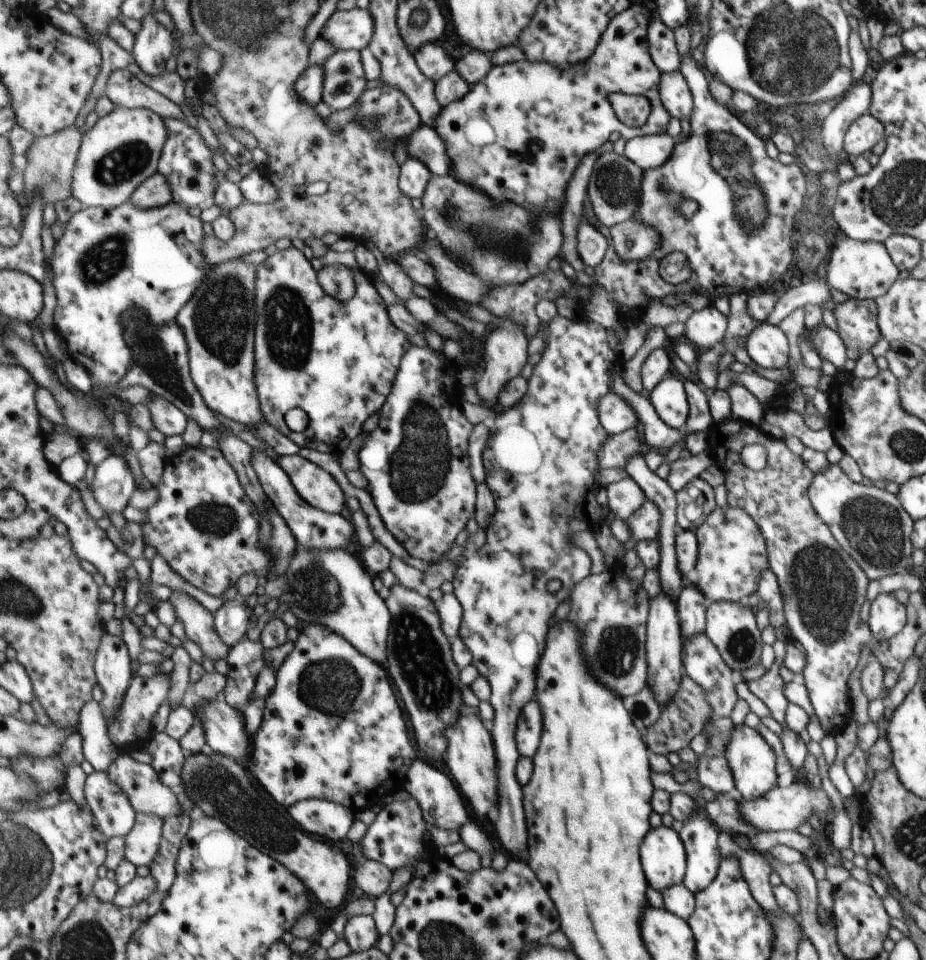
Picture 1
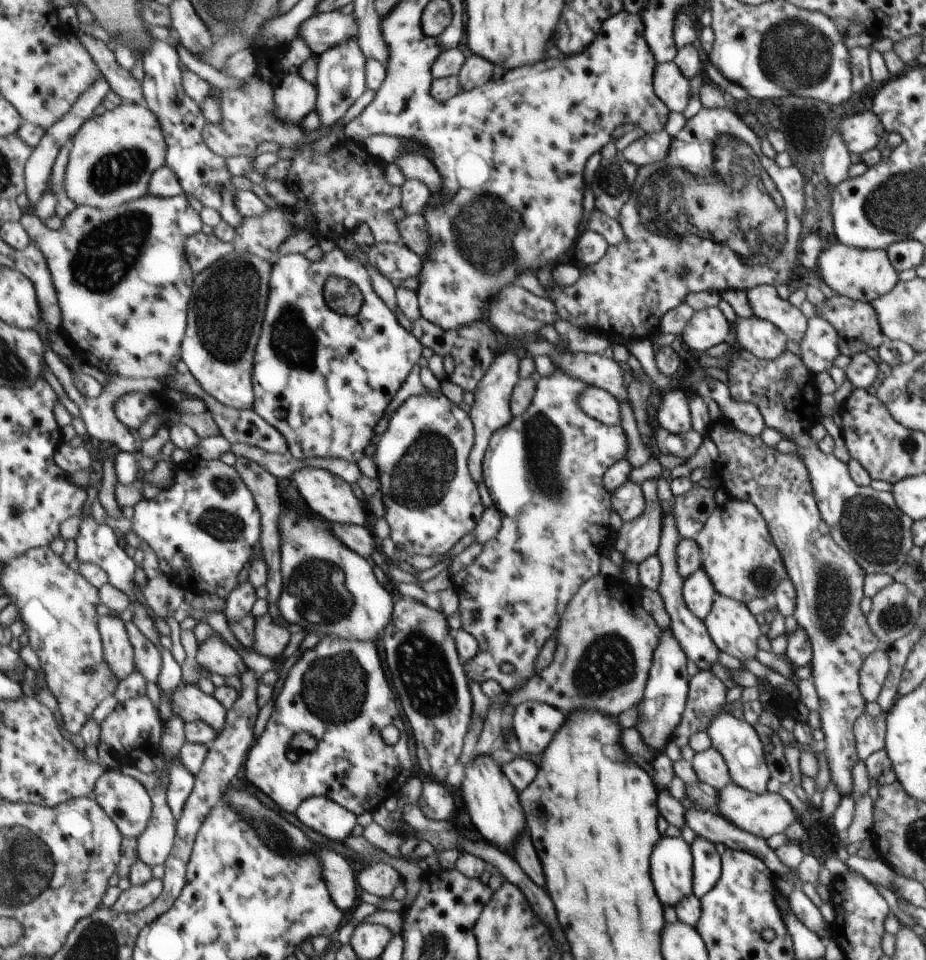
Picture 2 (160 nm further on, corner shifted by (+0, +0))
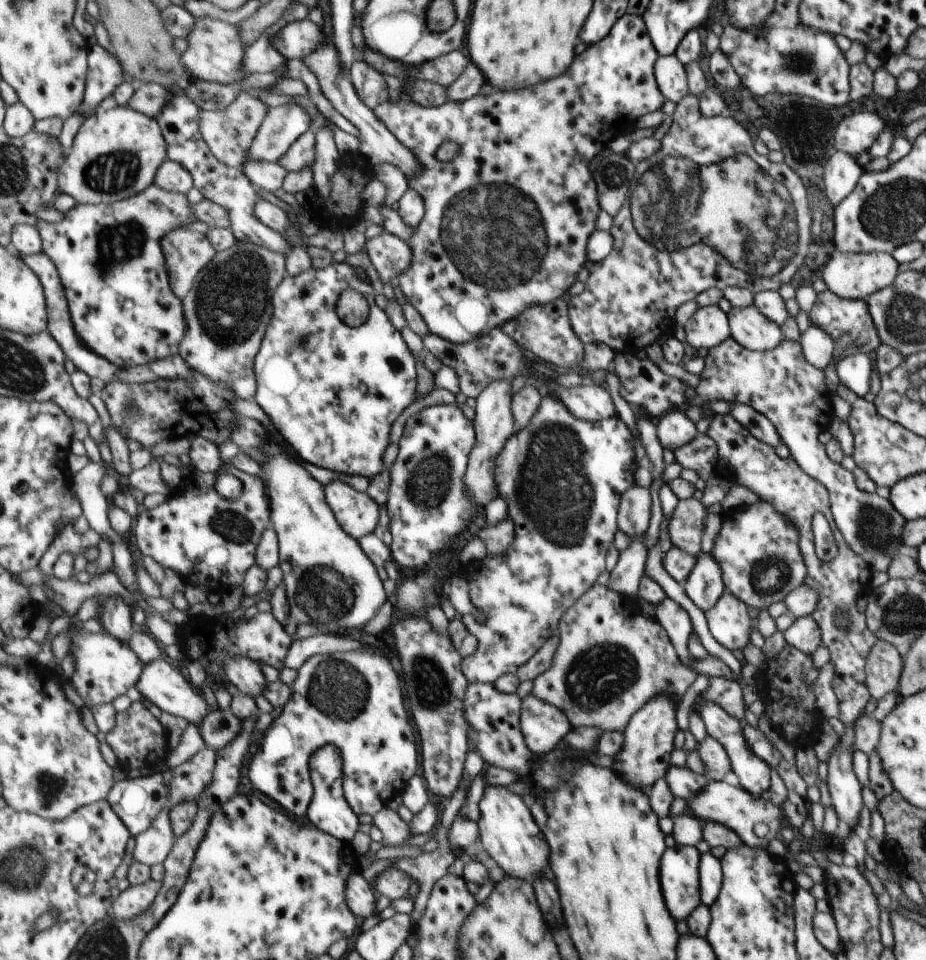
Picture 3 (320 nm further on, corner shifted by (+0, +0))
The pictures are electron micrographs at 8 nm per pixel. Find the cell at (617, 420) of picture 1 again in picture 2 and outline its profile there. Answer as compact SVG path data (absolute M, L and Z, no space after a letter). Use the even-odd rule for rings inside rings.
M587 385L578 394L578 407L592 419L607 426L620 422L620 406L614 395L606 390Z

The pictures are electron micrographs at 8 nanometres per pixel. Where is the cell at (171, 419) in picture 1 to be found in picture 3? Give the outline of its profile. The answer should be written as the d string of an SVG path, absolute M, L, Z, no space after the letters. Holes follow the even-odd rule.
M200 435L190 437L191 450L189 456L192 465L201 473L217 473L224 468L224 458L220 446Z

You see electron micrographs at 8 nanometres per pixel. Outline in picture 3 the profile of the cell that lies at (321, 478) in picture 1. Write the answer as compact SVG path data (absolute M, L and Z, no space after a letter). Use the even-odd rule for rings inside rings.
M338 480L325 486L338 521L353 538L359 540L373 533L379 524L379 503L368 492L357 492Z

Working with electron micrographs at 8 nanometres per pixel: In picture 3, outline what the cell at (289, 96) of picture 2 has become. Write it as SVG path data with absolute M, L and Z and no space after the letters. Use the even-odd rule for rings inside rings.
M295 103L270 108L250 146L247 162L283 162L293 144L309 130L309 124L309 114Z

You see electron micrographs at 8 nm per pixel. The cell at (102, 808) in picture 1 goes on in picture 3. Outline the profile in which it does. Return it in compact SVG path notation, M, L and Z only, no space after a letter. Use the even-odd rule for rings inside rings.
M162 772L153 773L136 779L123 779L119 781L110 792L107 799L116 813L127 823L134 836L149 830L153 820L161 814L161 810L168 806L168 786L165 785L165 776Z

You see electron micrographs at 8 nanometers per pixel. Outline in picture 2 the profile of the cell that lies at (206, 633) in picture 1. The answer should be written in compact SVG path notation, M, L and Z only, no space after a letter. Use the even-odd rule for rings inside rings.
M217 634L211 635L198 648L196 662L207 673L221 675L224 678L240 677L248 668L239 652Z

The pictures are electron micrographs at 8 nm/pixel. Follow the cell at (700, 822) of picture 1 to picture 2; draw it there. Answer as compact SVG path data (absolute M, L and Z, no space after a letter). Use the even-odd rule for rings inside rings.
M695 837L690 844L693 854L693 894L701 898L711 890L720 877L720 856L714 844L701 837Z

